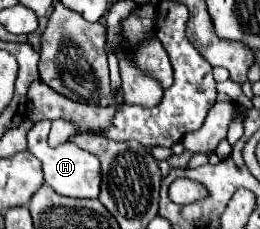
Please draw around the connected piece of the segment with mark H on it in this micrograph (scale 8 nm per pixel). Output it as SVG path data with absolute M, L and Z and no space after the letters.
M38 121L34 127L28 131L28 151L42 163L42 173L44 181L60 195L64 197L84 197L84 199L98 199L100 193L100 161L92 153L80 149L72 141L66 141L58 147L50 147L46 137L48 137L50 123L48 121Z

